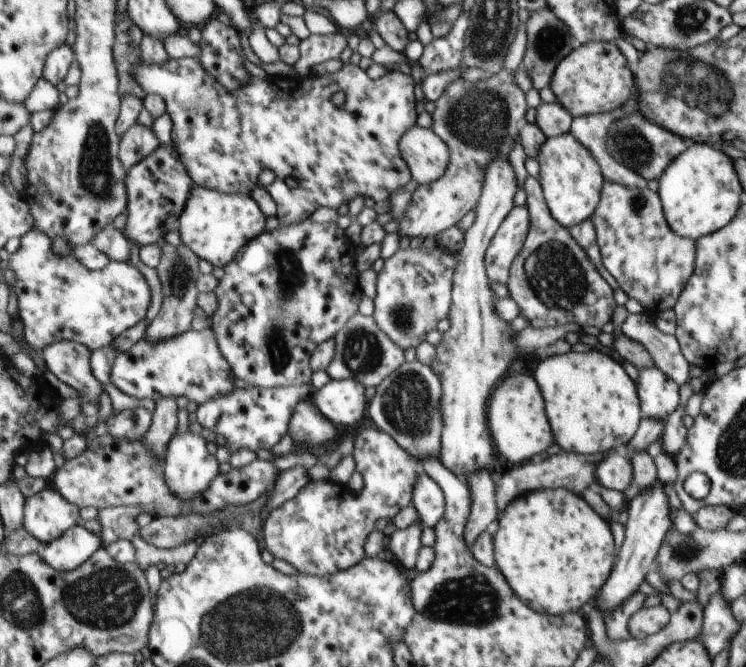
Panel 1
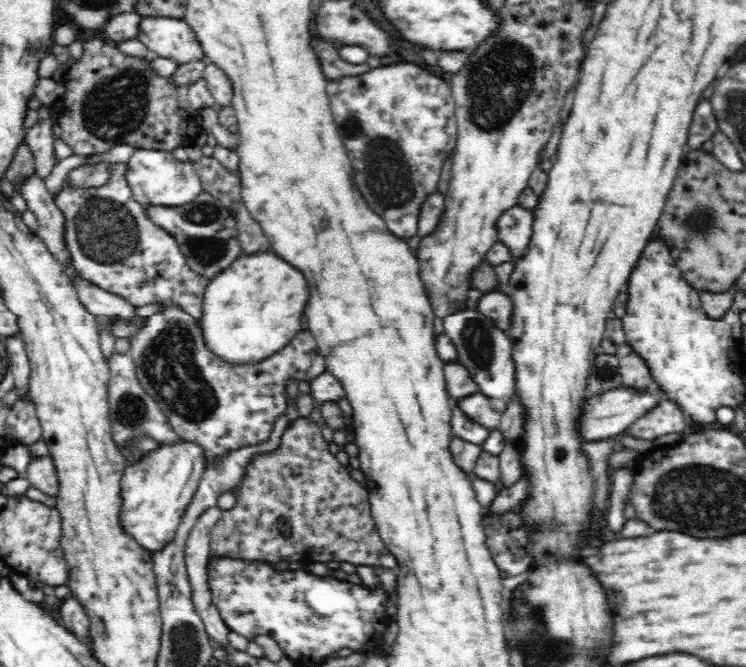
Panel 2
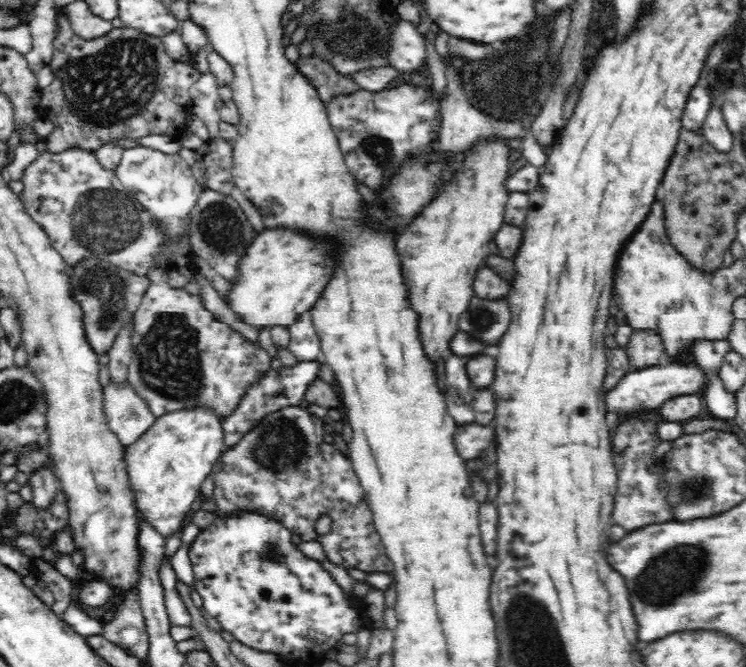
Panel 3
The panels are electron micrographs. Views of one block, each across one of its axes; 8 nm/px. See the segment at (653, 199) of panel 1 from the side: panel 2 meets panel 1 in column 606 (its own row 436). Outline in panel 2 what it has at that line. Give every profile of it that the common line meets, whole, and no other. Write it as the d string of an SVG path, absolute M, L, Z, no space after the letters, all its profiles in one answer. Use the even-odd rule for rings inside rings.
M168 307L160 314L154 313L146 317L145 325L130 338L130 342L128 353L134 359L138 381L158 403L175 432L183 440L202 446L202 457L207 465L223 459L230 451L265 443L274 430L276 419L285 415L288 408L286 385L289 381L310 384L327 372L325 358L309 330L300 331L283 346L282 351L263 361L249 365L230 365L230 362L216 357L206 346L198 319L178 307Z

